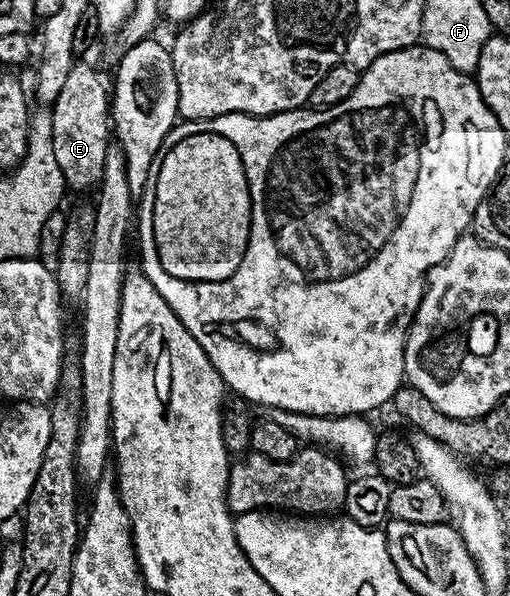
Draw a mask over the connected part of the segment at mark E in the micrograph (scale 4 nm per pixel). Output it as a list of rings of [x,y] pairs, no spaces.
[[[76,61],[69,69],[69,77],[65,81],[65,85],[61,88],[61,93],[57,93],[54,103],[50,104],[49,110],[51,112],[51,124],[53,125],[53,153],[57,157],[57,165],[61,165],[61,173],[65,177],[67,187],[75,191],[87,191],[98,188],[99,181],[102,177],[102,171],[105,169],[105,155],[106,150],[109,149],[113,143],[113,124],[111,121],[111,95],[109,94],[109,87],[103,84],[103,79],[90,67],[89,64],[83,63],[87,61]]]

